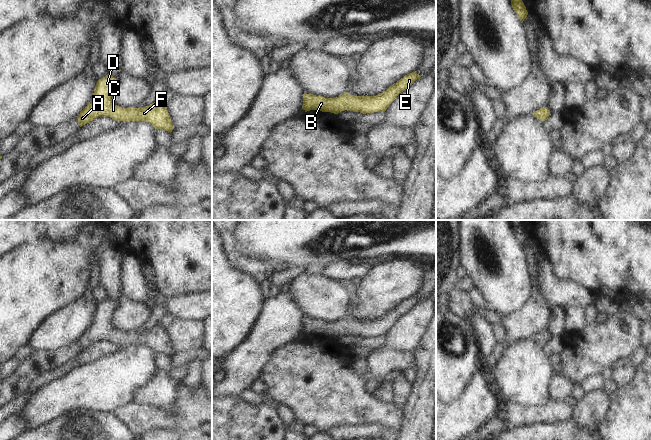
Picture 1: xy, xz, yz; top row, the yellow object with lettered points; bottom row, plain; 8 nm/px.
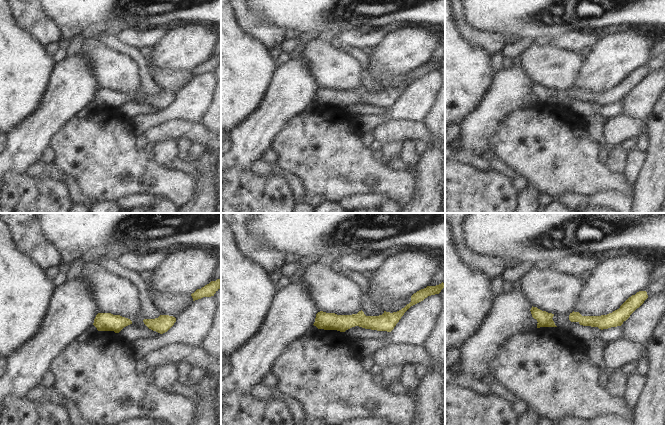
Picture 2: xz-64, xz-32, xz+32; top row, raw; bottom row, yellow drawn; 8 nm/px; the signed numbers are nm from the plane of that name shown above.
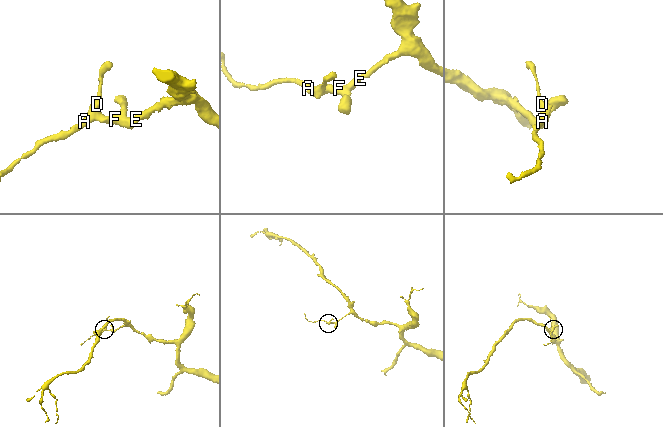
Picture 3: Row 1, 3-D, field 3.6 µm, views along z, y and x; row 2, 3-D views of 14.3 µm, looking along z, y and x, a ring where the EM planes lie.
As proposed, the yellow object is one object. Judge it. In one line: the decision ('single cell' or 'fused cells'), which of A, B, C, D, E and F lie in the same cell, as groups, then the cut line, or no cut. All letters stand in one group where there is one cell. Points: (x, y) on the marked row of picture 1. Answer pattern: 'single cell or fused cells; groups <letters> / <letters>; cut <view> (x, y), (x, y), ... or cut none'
single cell; groups A B C D E F; cut none

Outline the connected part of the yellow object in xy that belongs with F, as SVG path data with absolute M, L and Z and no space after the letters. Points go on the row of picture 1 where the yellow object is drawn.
M107 74L96 83L91 101L77 116L79 126L83 126L97 117L110 117L117 121L144 121L155 129L172 132L175 128L167 106L161 102L154 102L149 106L136 108L122 108L112 103L112 89L117 79Z

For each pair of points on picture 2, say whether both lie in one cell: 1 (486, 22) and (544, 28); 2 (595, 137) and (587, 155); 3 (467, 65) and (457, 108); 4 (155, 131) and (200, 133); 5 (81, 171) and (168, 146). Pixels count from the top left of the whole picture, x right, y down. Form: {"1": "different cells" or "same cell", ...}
{"1": "same cell", "2": "different cells", "3": "same cell", "4": "same cell", "5": "different cells"}

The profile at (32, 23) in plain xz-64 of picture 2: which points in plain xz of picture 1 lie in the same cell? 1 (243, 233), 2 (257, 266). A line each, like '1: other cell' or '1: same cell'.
1: other cell
2: same cell

